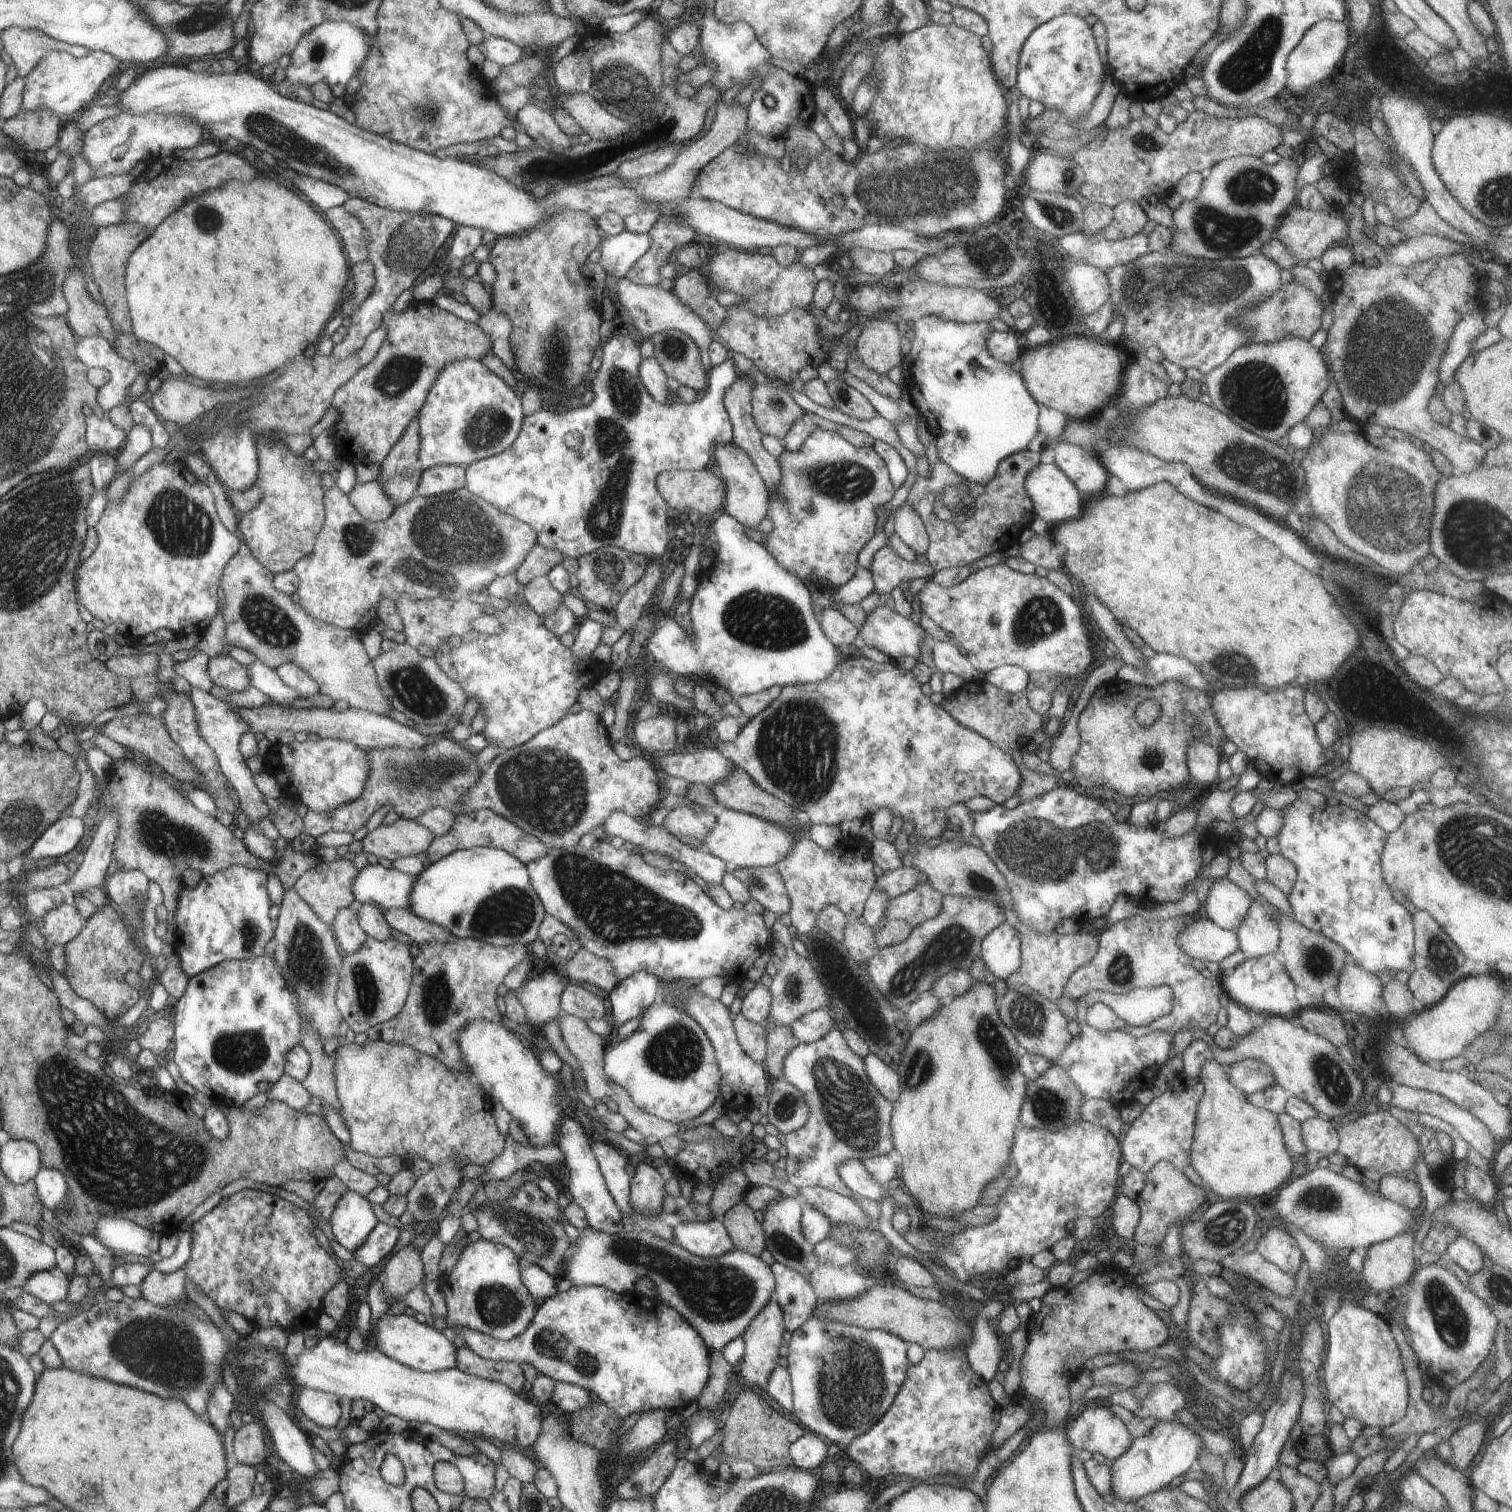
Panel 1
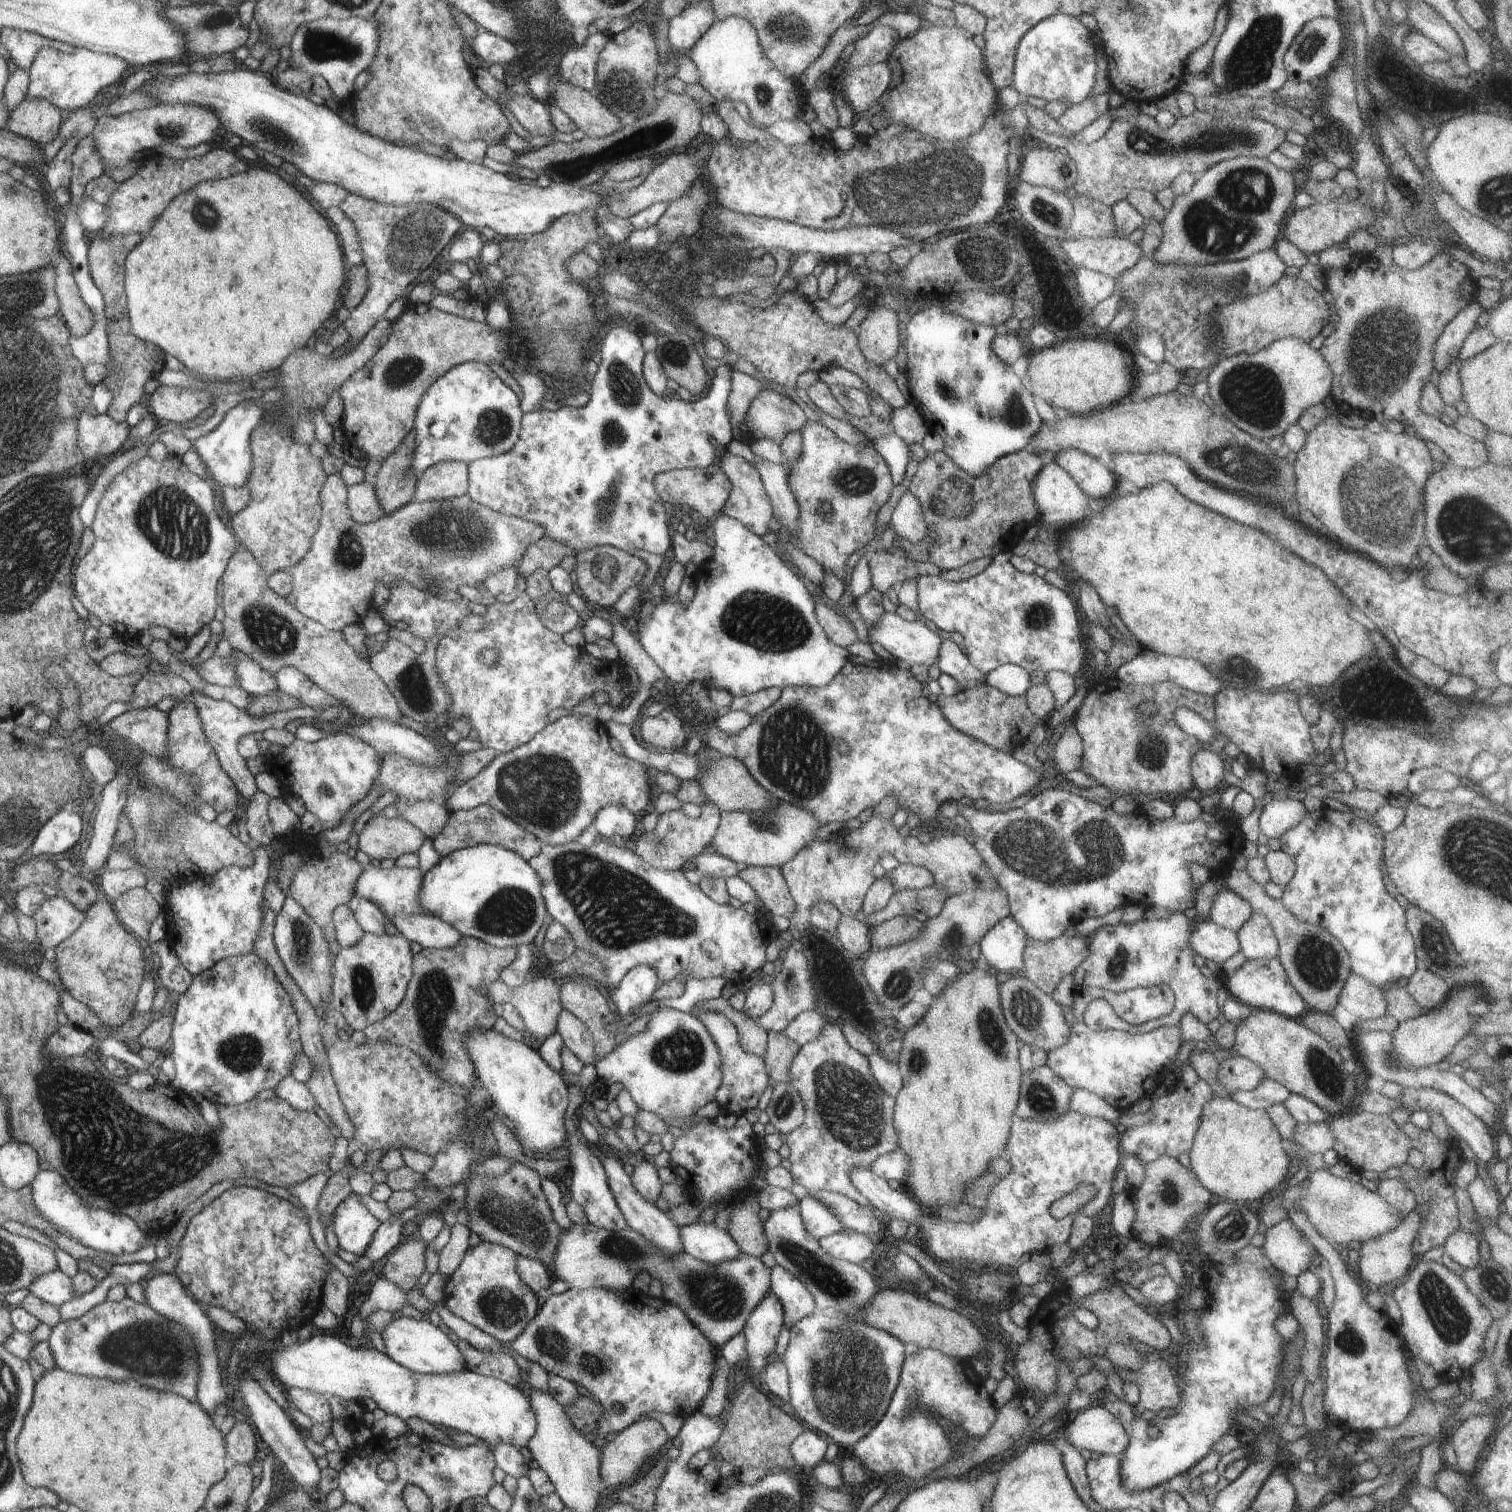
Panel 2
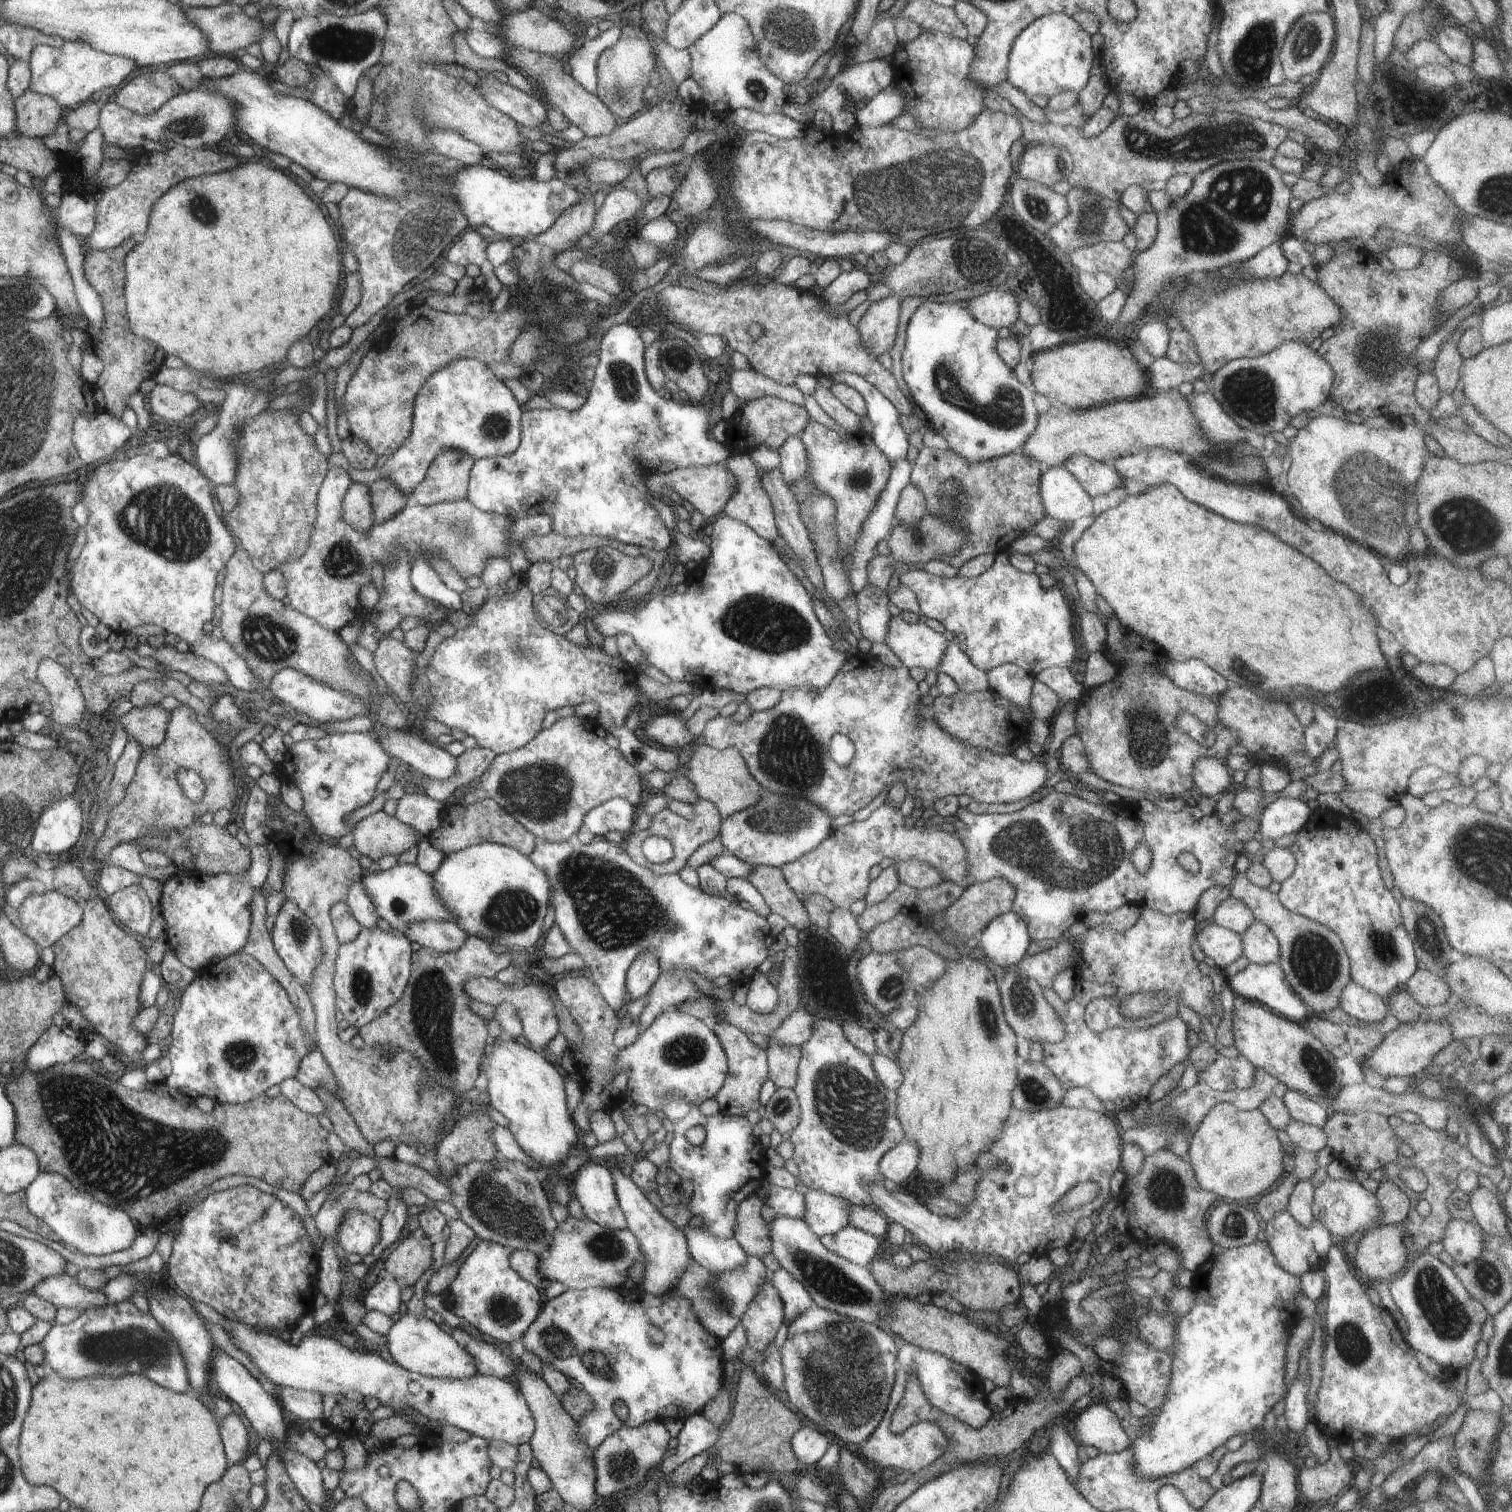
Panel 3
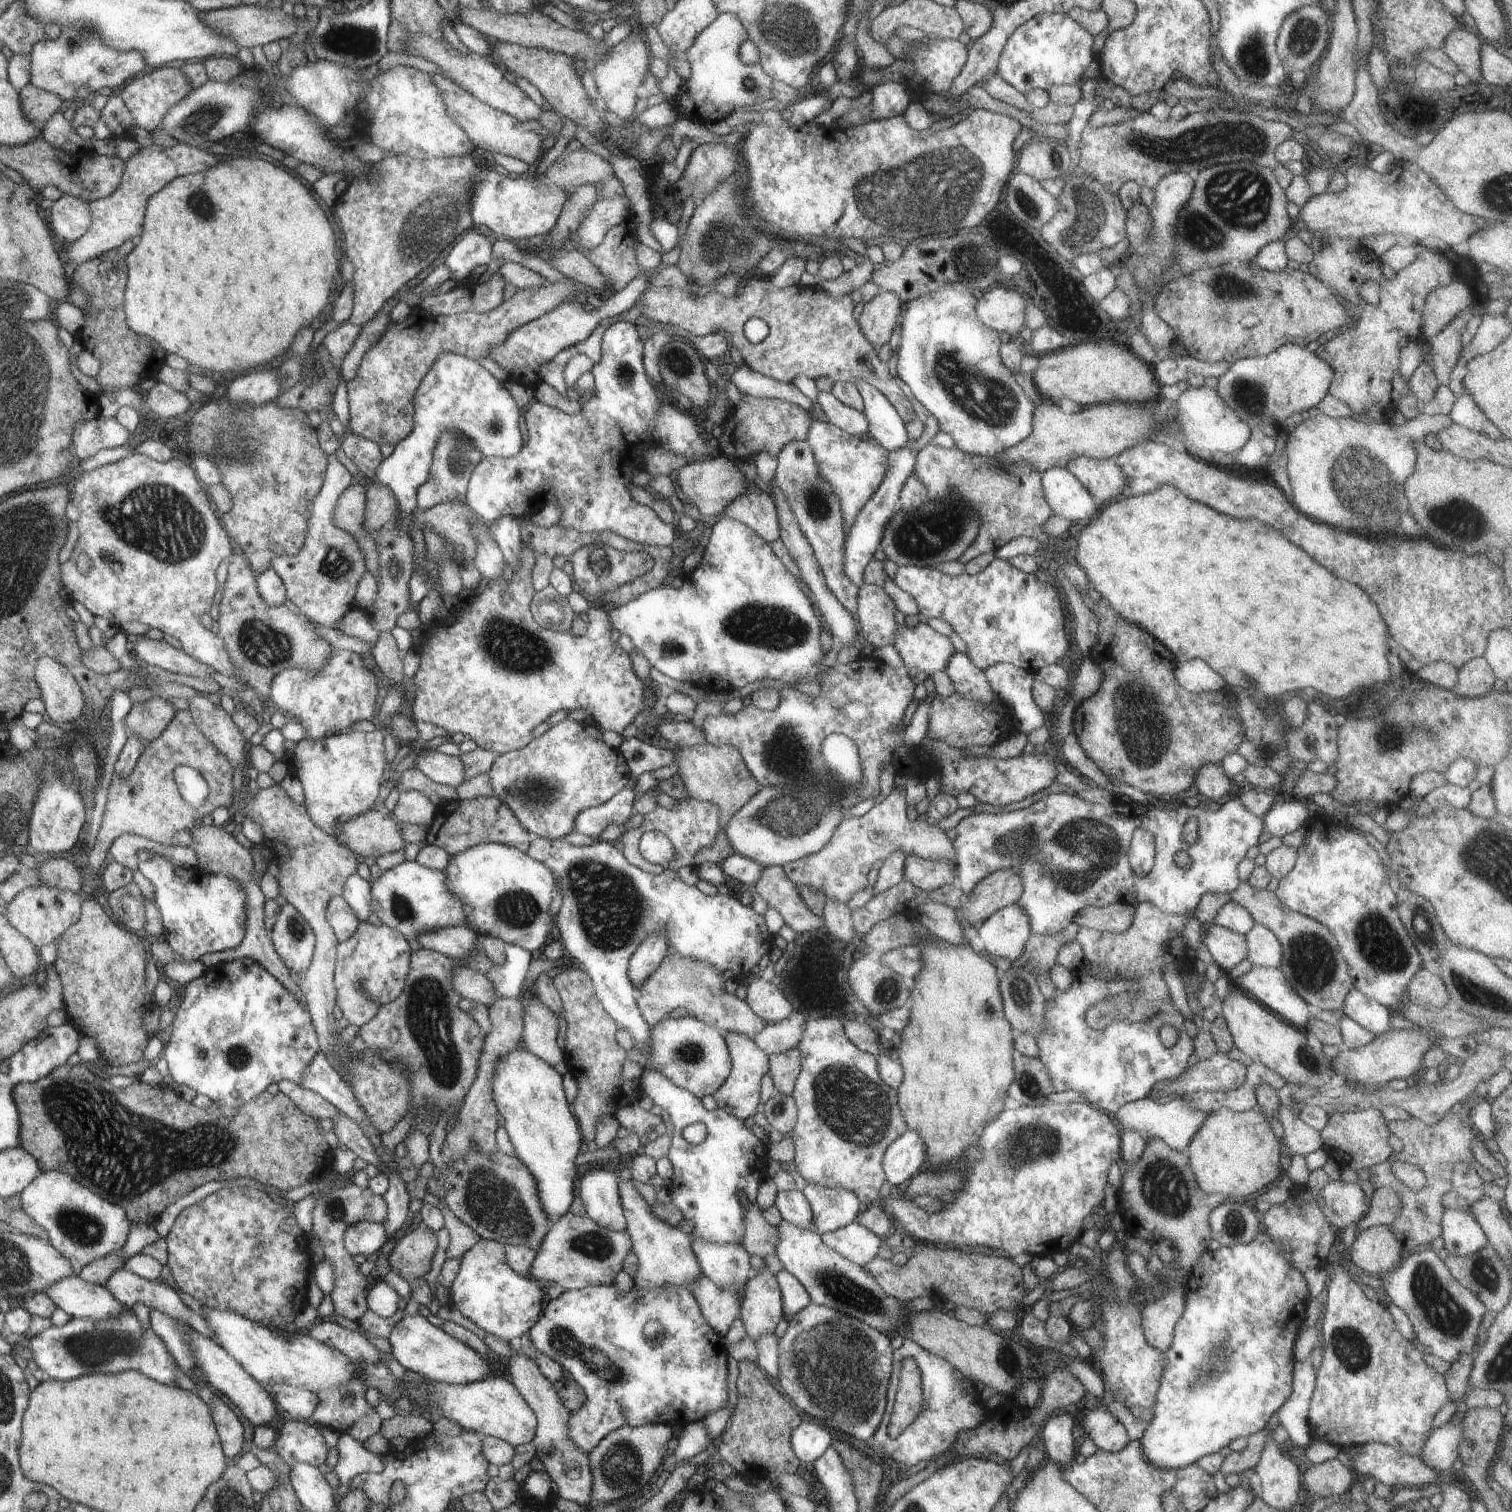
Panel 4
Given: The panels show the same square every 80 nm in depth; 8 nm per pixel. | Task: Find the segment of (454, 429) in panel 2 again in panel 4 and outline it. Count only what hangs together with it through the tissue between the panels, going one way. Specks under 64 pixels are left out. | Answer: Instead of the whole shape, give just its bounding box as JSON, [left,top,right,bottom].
[371,353,524,515]

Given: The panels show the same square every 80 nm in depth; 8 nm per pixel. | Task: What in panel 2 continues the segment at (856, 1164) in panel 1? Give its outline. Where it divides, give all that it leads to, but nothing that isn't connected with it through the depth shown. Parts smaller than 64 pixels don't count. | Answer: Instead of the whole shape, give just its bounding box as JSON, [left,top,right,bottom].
[850,1110,1122,1270]

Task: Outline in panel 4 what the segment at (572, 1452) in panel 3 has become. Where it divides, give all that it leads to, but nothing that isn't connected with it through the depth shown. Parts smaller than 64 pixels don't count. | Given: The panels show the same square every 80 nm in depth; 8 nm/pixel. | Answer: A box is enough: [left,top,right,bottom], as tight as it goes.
[508,1343,593,1506]

